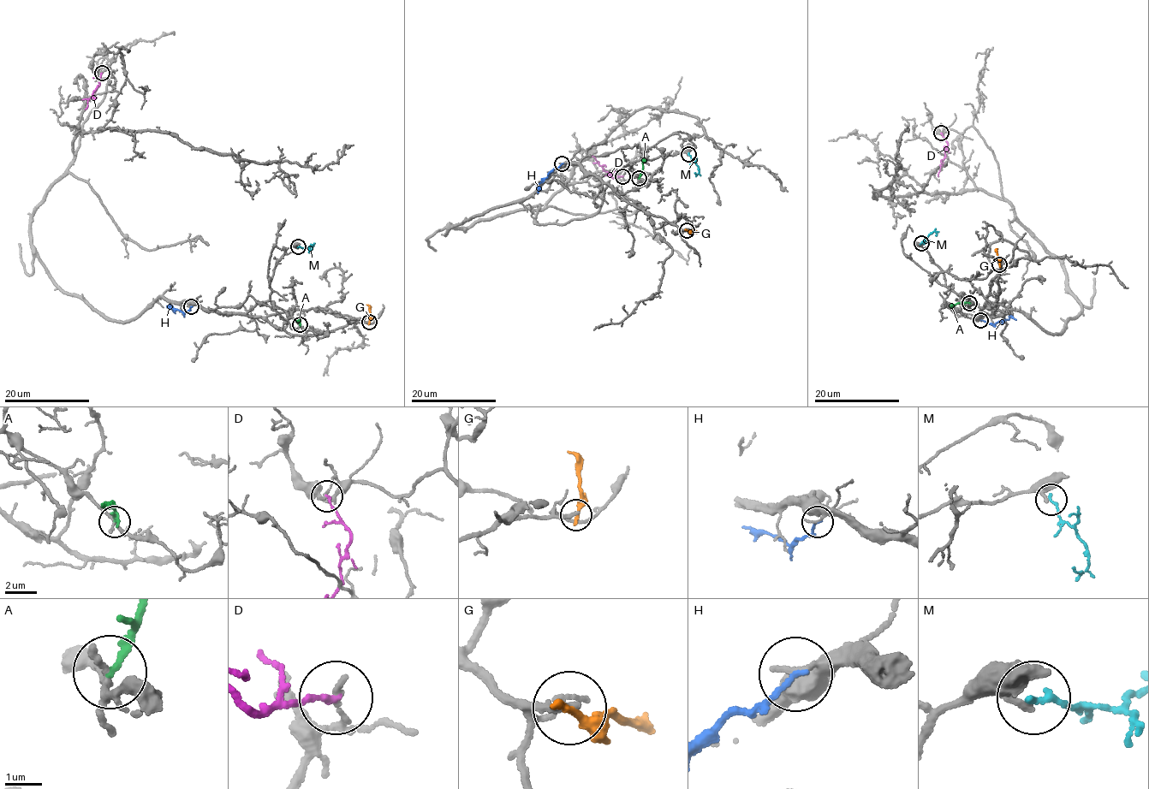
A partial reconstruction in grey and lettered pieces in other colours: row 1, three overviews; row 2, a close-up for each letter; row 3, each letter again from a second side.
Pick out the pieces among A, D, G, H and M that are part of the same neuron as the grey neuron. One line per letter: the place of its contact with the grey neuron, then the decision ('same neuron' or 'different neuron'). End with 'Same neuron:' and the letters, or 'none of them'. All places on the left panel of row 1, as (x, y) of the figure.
A: (300, 324) | different neuron
D: (102, 73) | different neuron
G: (369, 322) | different neuron
H: (191, 306) | different neuron
M: (298, 246) | different neuron
Same neuron: none of them

